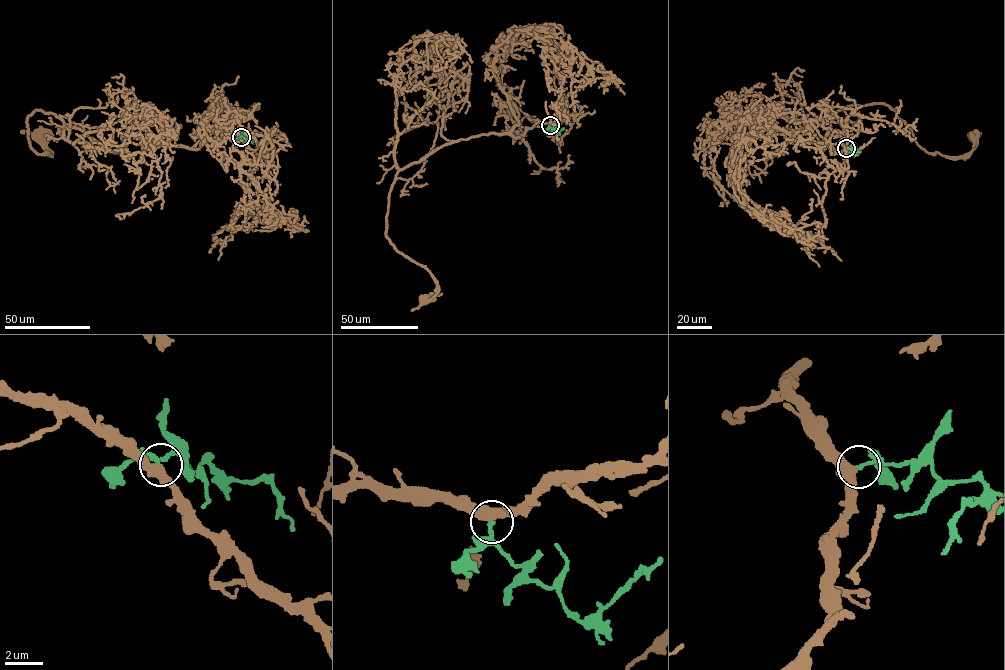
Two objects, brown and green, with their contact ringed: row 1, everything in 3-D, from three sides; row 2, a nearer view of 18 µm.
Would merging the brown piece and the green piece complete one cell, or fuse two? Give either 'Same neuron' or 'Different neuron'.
Same neuron

